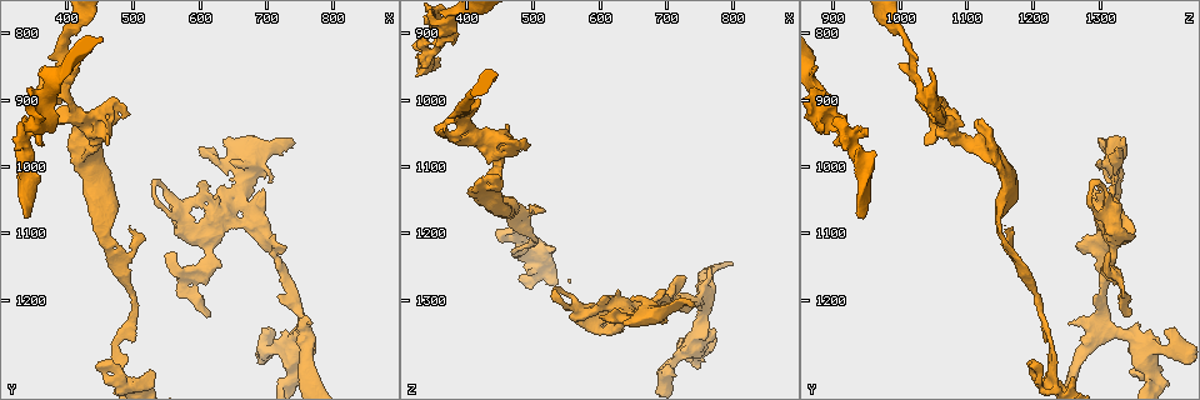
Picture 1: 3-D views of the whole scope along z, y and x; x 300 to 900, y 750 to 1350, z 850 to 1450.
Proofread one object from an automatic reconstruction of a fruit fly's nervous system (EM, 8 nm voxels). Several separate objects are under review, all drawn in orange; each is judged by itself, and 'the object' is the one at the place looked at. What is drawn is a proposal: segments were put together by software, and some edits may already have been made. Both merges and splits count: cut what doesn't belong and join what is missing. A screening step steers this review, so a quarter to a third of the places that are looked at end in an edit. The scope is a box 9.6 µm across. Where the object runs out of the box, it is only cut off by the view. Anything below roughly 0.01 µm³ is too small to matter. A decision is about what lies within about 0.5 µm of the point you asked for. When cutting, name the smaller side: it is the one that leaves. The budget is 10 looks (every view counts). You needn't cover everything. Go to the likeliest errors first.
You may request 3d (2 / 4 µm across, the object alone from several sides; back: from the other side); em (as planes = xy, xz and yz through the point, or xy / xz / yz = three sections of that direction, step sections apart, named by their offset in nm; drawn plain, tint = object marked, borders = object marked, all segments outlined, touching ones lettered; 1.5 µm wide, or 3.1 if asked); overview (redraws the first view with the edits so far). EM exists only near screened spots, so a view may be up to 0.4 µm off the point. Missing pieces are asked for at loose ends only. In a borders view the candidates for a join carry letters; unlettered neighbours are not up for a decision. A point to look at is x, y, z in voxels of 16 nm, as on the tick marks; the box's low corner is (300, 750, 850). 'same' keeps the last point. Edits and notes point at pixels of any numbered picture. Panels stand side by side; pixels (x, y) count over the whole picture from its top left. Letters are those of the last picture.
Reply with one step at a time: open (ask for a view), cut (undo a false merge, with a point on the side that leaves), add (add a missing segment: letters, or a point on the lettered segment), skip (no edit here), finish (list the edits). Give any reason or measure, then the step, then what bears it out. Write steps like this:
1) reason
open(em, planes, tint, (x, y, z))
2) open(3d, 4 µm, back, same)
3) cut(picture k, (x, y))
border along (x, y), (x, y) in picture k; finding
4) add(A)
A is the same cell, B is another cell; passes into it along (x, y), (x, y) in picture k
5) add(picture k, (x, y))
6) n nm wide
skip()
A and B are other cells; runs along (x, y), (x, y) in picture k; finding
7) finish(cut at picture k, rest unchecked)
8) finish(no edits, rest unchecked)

open(3d, 4 µm, back, (710, 1120, 1305))

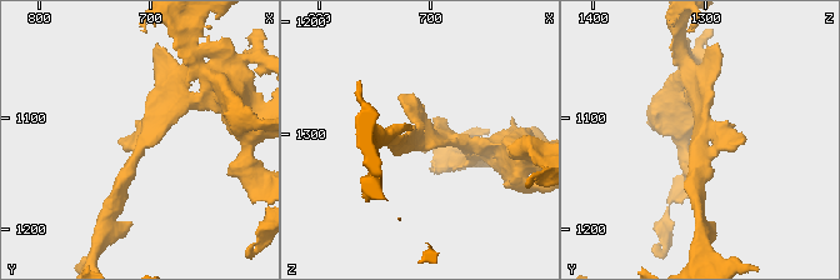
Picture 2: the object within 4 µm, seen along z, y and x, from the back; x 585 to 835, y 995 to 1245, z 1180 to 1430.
open(em, planes, borders, (708, 1122, 1310))

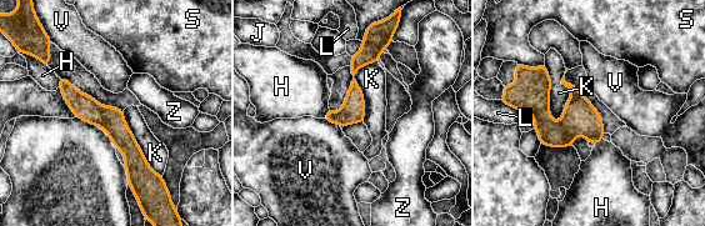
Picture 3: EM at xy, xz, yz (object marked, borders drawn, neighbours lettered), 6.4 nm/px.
skip()
H, J, K, L, S, V and Z are other cells; border along (544, 65), (556, 122) in picture 3; one cell here

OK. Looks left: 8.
a fork
open(em, xy, step 4, borders, (590, 1160, 1315))

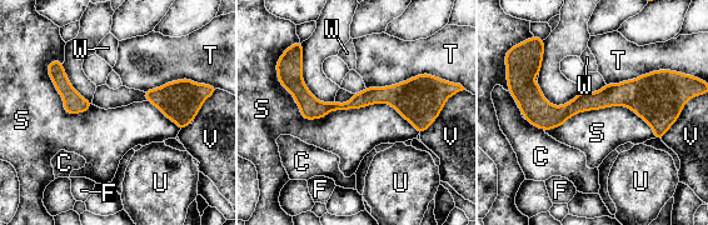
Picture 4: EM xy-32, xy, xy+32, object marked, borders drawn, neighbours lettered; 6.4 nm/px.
cut it another way
open(em, planes, borders, same)

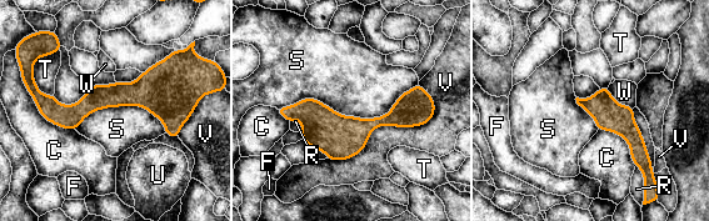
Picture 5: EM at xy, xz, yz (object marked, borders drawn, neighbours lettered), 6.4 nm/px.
skip()
C, F, R, S, T, U, V and W are other cells; border along (418, 83), (373, 117), (276, 109) in picture 5; all the same cell

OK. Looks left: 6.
free end
open(3d, 2 µm, (735, 970, 1310))

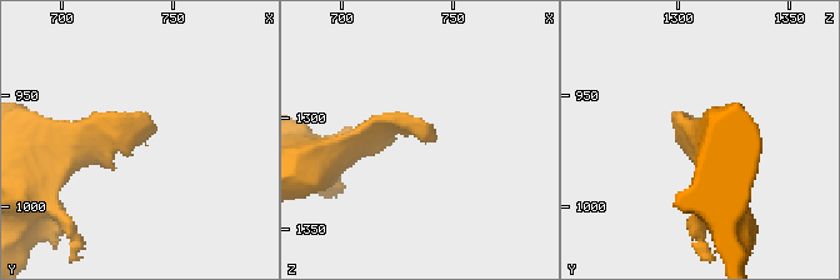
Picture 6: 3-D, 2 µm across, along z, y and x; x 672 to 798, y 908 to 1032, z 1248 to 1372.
open(em, planes, plain, (740, 968, 1311))

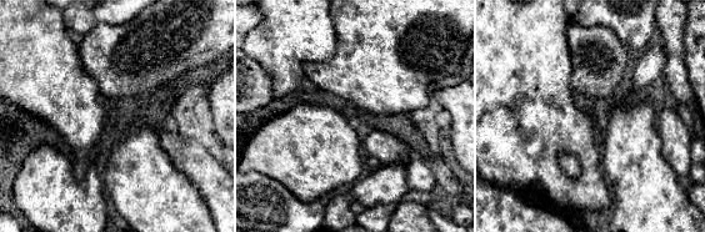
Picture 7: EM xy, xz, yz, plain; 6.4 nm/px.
open(em, planes, borders, same)

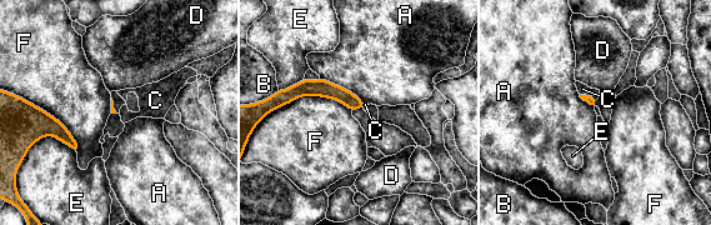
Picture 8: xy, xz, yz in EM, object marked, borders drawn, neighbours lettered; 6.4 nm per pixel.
add(C)
C is the same cell, A, B, D, E and F are other cells; passes into it along (590, 100), (589, 96), (582, 89) in picture 8; it goes on there

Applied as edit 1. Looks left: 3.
see it whole again
open(overview)

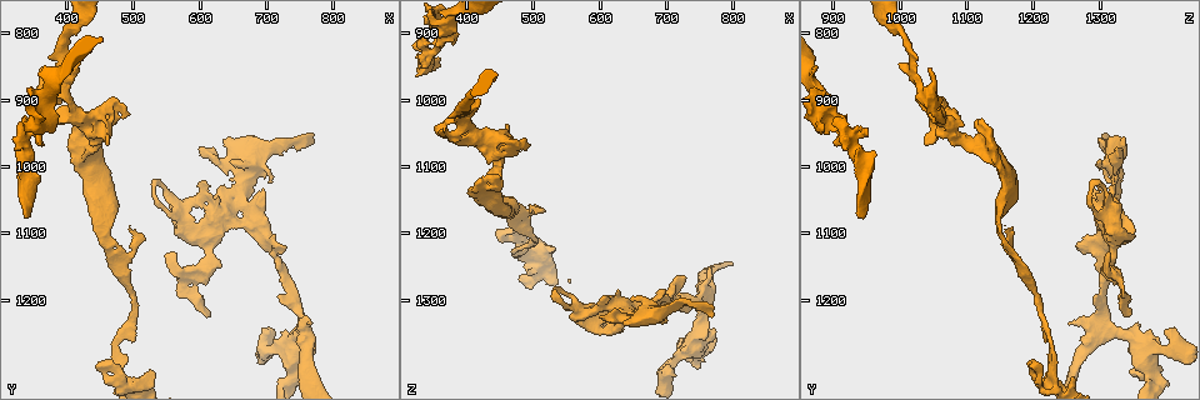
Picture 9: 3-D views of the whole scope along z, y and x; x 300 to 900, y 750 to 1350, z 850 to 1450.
three arms meet
open(3d, 4 µm, (365, 910, 900))

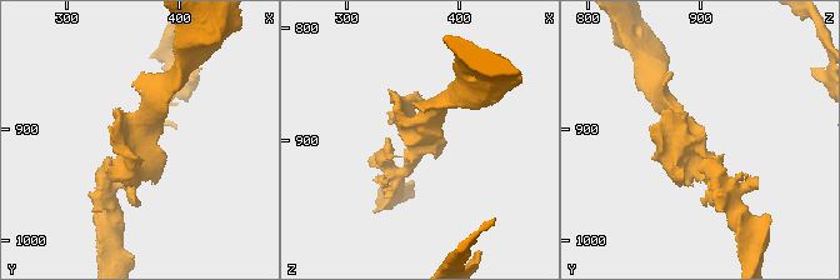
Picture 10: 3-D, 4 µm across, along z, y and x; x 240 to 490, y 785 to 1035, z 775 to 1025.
need the tissue
open(em, planes, borders, (366, 908, 896))

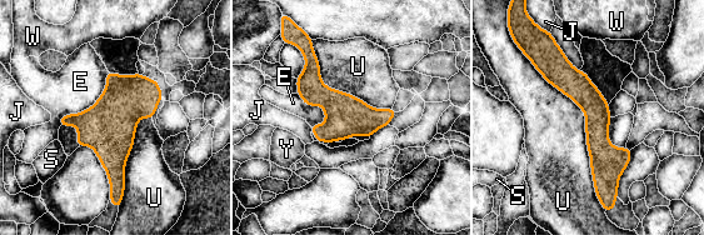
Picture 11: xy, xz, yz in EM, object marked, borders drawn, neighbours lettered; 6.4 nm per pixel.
skip()
E, J, S, U, W and Y are other cells; continuous, no second cell

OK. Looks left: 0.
finish(add at picture 8, rest unchecked)

